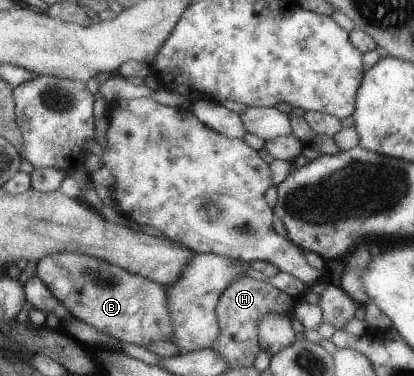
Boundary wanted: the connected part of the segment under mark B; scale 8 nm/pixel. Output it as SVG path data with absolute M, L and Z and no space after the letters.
M70 252L44 256L36 263L35 273L53 297L65 305L72 318L115 340L145 348L150 342L171 338L172 324L163 284L124 271L104 260Z

